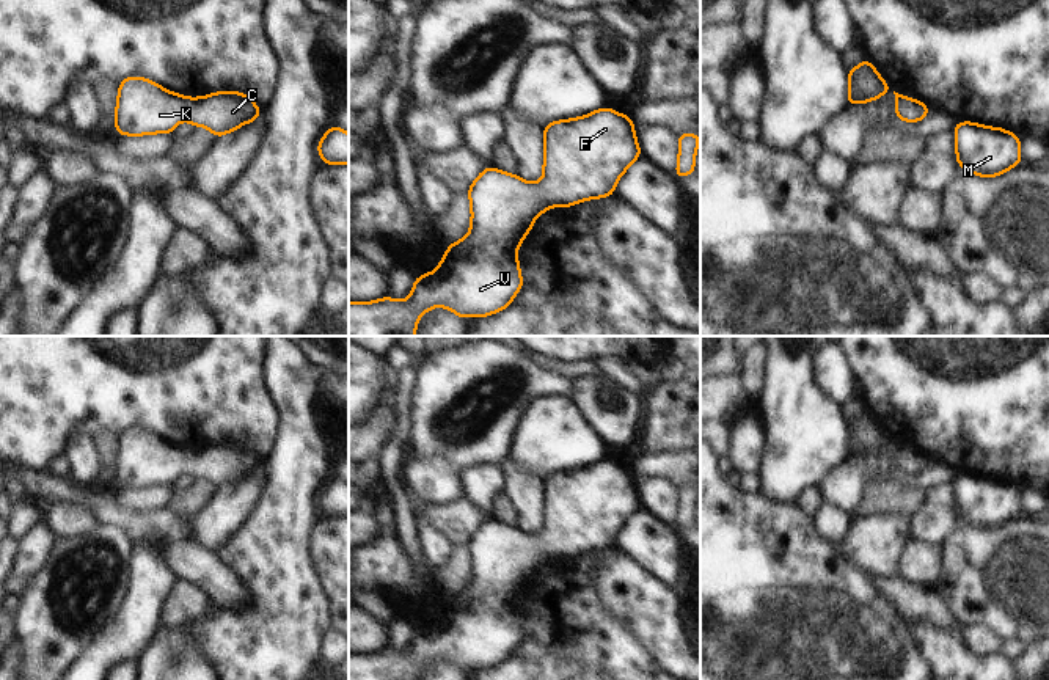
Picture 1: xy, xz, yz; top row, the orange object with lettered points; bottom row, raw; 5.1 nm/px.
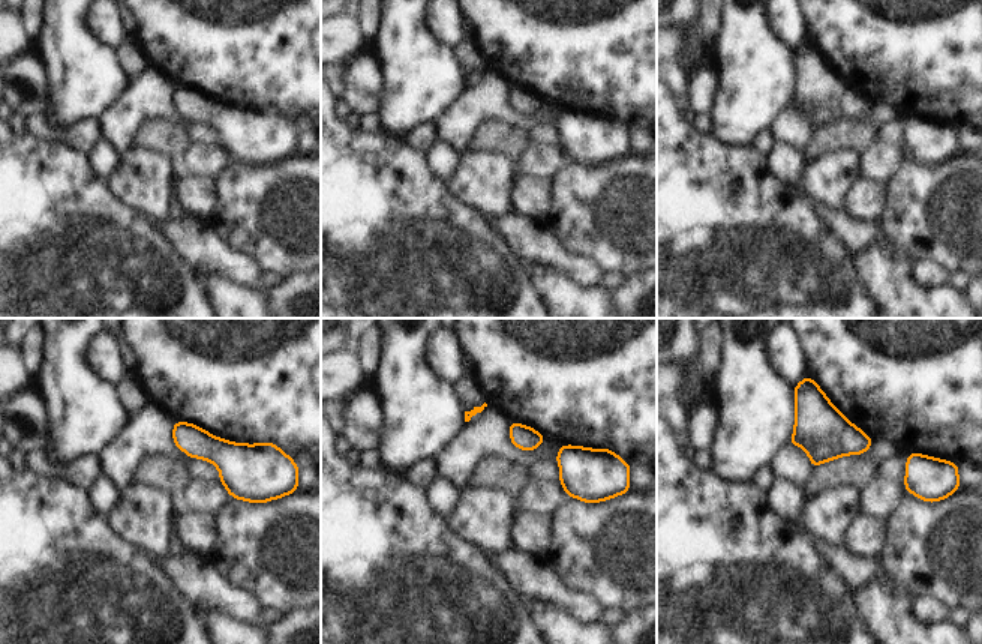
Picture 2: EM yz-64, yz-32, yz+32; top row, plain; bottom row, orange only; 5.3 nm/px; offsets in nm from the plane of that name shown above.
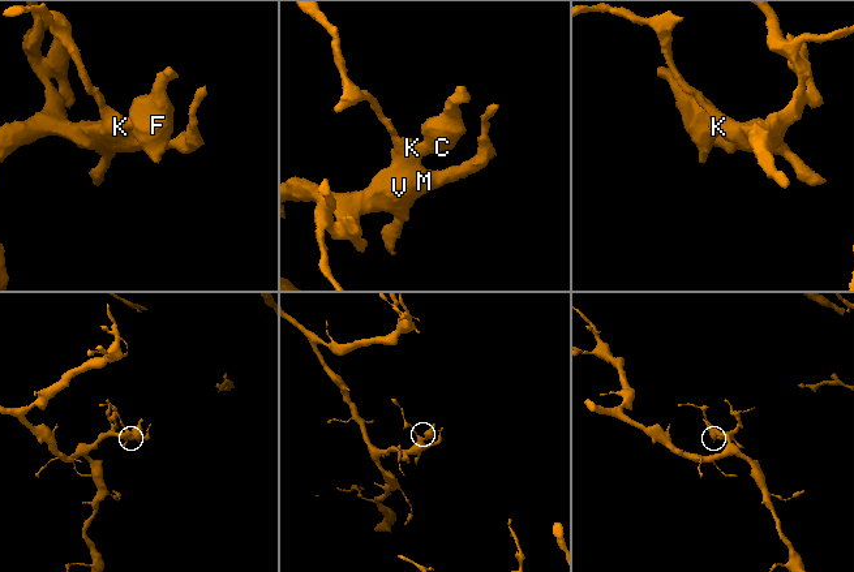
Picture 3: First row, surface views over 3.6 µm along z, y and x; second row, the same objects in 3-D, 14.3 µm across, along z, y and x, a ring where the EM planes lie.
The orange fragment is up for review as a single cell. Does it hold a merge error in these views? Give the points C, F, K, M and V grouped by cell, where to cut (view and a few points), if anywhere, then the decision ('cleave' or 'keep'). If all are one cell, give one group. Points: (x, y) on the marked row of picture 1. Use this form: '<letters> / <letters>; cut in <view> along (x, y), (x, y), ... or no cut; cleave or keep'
C F K M V; no cut; keep

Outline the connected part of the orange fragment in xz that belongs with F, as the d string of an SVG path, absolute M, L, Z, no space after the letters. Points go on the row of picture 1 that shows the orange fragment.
M608 107L575 119L550 122L543 132L542 179L534 184L520 179L517 174L509 174L492 166L485 168L468 190L471 203L470 232L446 248L446 254L438 262L437 272L415 278L413 292L405 300L397 302L386 295L367 303L349 302L349 336L415 336L419 322L418 317L435 306L443 306L462 319L470 316L485 317L506 309L524 284L520 275L517 250L534 226L535 217L550 207L568 207L586 199L611 196L620 176L639 157L641 149L631 118Z

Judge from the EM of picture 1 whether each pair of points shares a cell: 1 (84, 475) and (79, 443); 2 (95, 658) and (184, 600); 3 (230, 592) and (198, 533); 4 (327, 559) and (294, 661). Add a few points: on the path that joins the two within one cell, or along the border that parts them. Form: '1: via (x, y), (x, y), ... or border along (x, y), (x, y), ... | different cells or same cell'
1: via (84, 467), (79, 451) | same cell
2: border along (176, 583), (162, 608), (159, 625) | different cells
3: border along (184, 539), (201, 544), (214, 552) | different cells
4: border along (311, 558), (328, 600), (330, 617) | different cells

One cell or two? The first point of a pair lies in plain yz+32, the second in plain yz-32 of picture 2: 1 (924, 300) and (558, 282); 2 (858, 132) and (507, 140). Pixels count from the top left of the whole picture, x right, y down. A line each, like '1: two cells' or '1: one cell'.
1: one cell
2: one cell

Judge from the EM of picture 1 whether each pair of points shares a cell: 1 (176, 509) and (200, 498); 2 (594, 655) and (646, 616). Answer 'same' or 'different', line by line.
1: same
2: different

